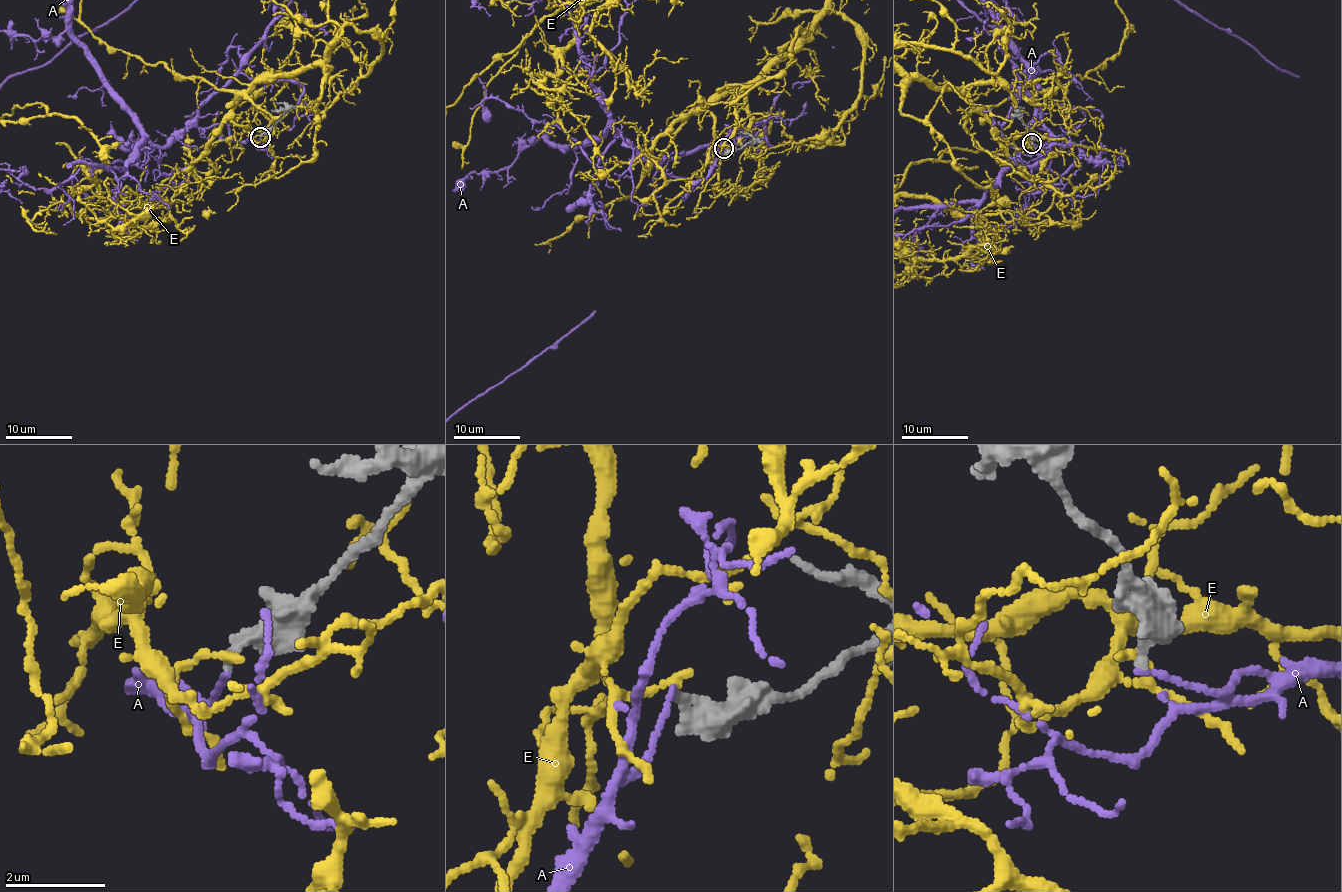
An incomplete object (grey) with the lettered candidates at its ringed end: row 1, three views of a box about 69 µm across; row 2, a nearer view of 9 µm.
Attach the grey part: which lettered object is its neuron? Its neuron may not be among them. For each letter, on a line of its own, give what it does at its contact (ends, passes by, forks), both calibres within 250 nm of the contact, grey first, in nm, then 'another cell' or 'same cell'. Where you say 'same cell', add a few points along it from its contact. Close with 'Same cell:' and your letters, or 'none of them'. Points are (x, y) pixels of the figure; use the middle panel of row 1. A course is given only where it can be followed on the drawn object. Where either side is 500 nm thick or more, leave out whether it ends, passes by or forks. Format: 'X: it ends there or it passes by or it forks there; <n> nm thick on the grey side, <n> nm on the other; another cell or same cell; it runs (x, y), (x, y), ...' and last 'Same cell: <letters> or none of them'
A: it ends there; 220 nm thick on the grey side, 110 nm on the other; another cell
E: it ends there; 320 nm thick on the grey side, 160 nm on the other; another cell
Same cell: none of them

